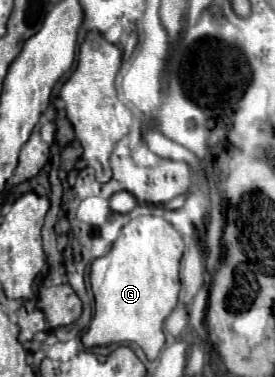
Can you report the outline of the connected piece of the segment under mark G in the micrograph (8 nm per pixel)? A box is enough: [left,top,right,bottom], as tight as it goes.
[81,215,183,361]

